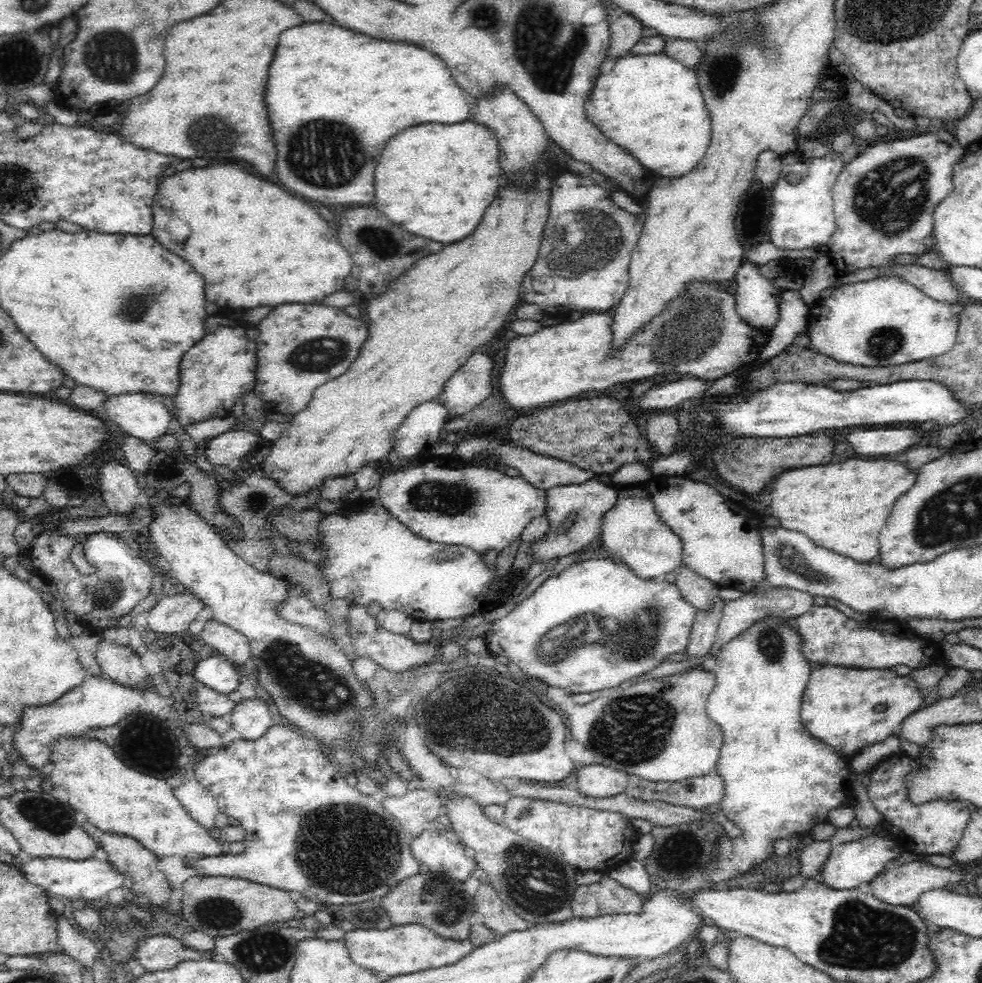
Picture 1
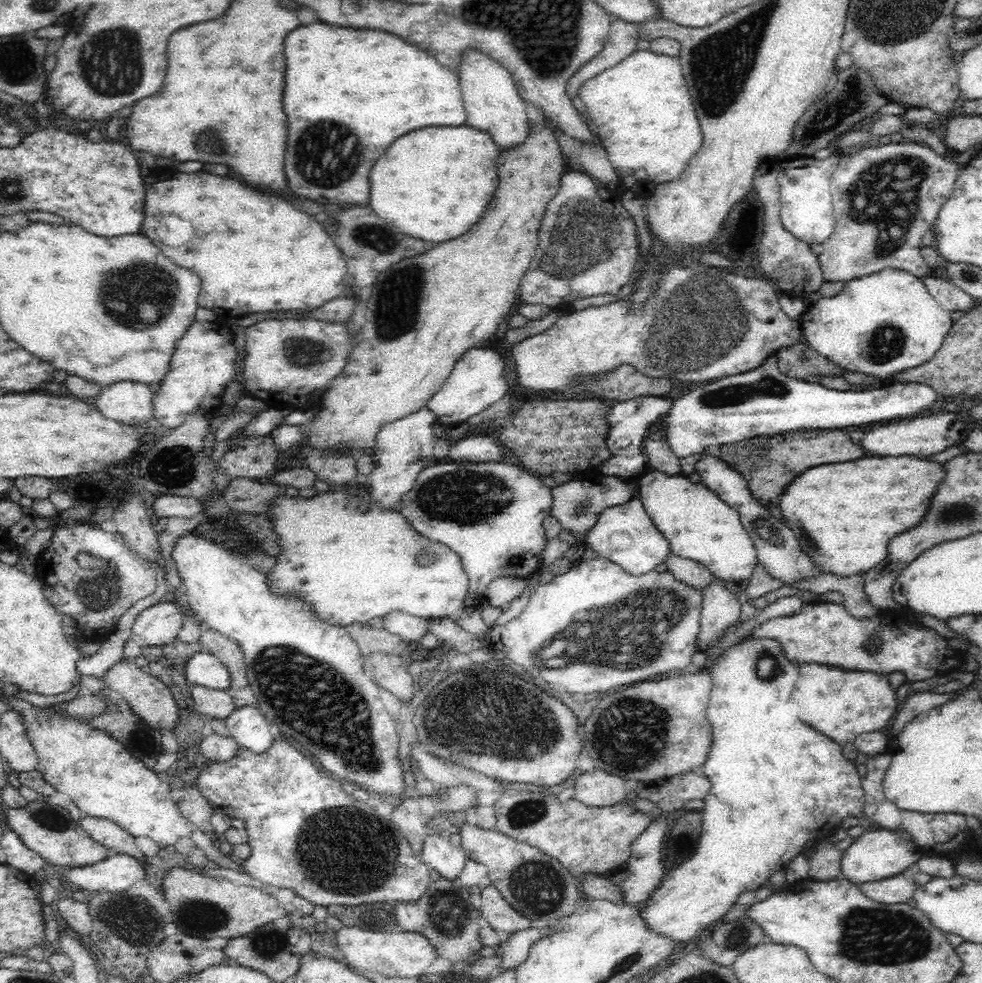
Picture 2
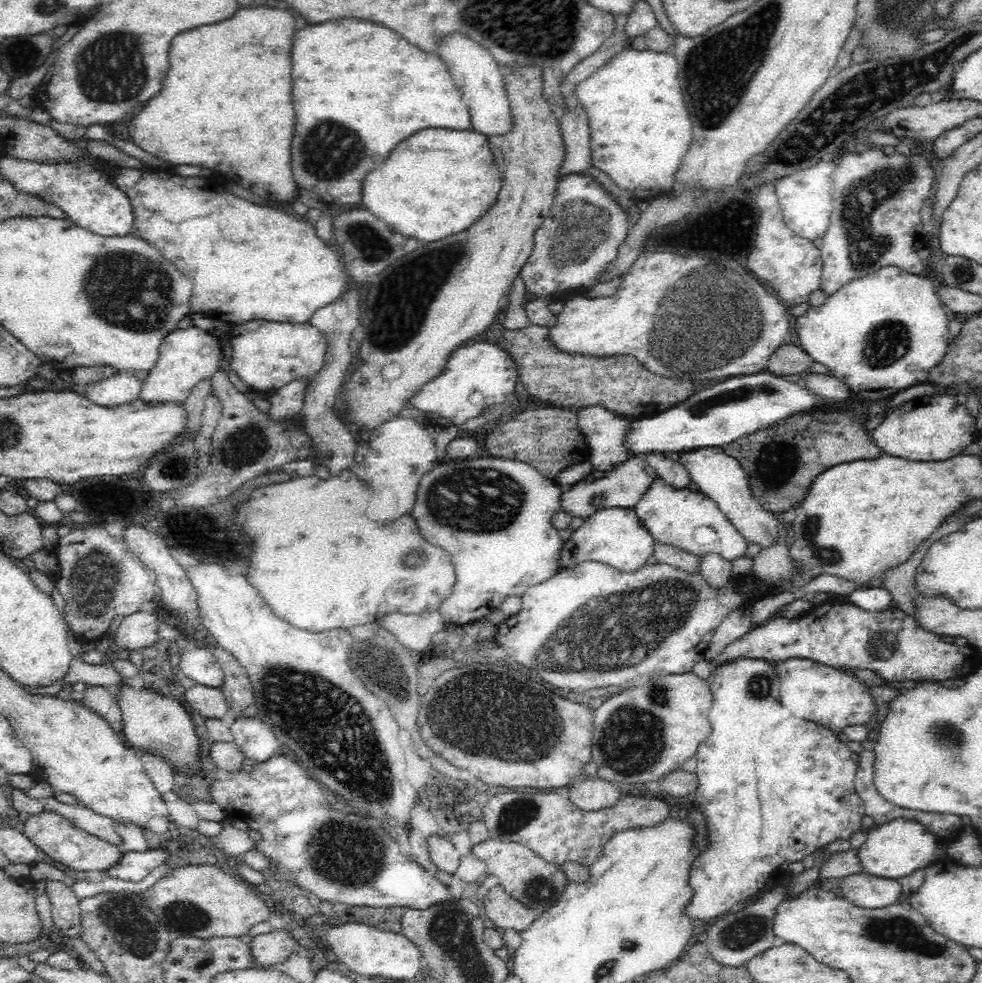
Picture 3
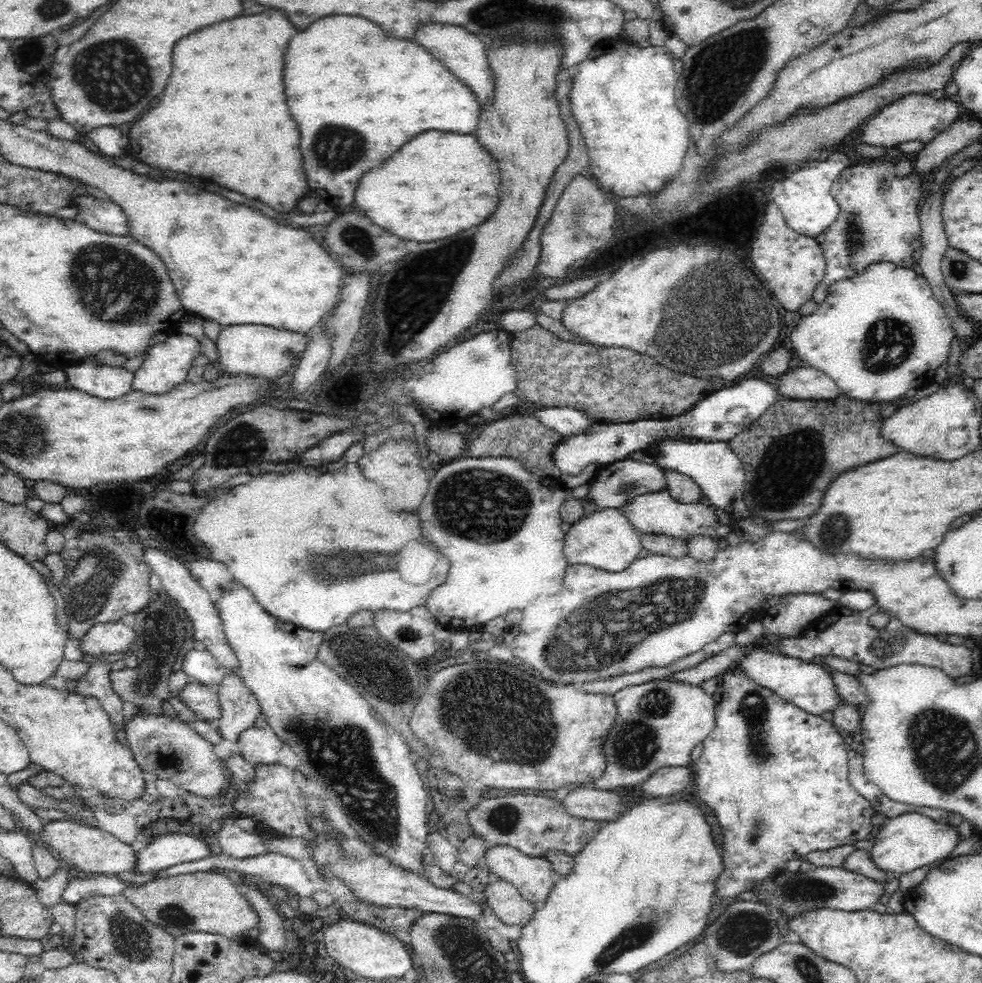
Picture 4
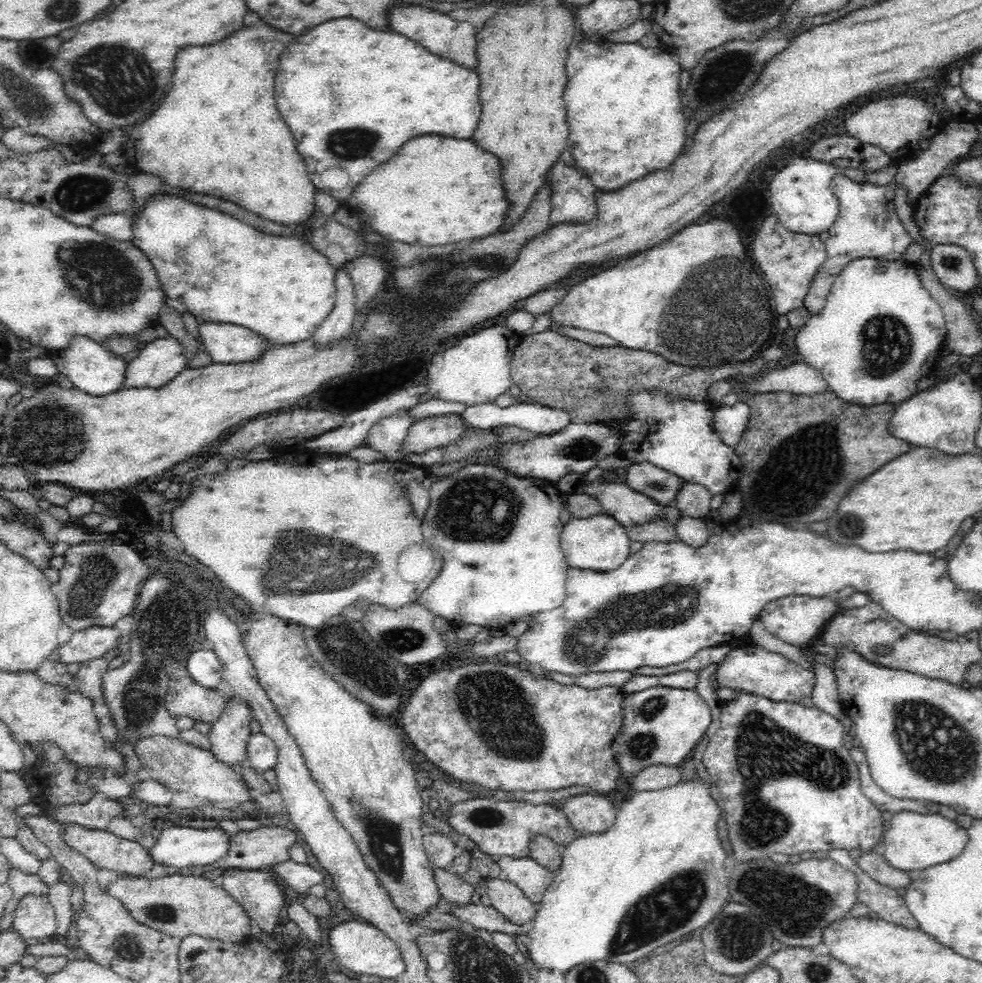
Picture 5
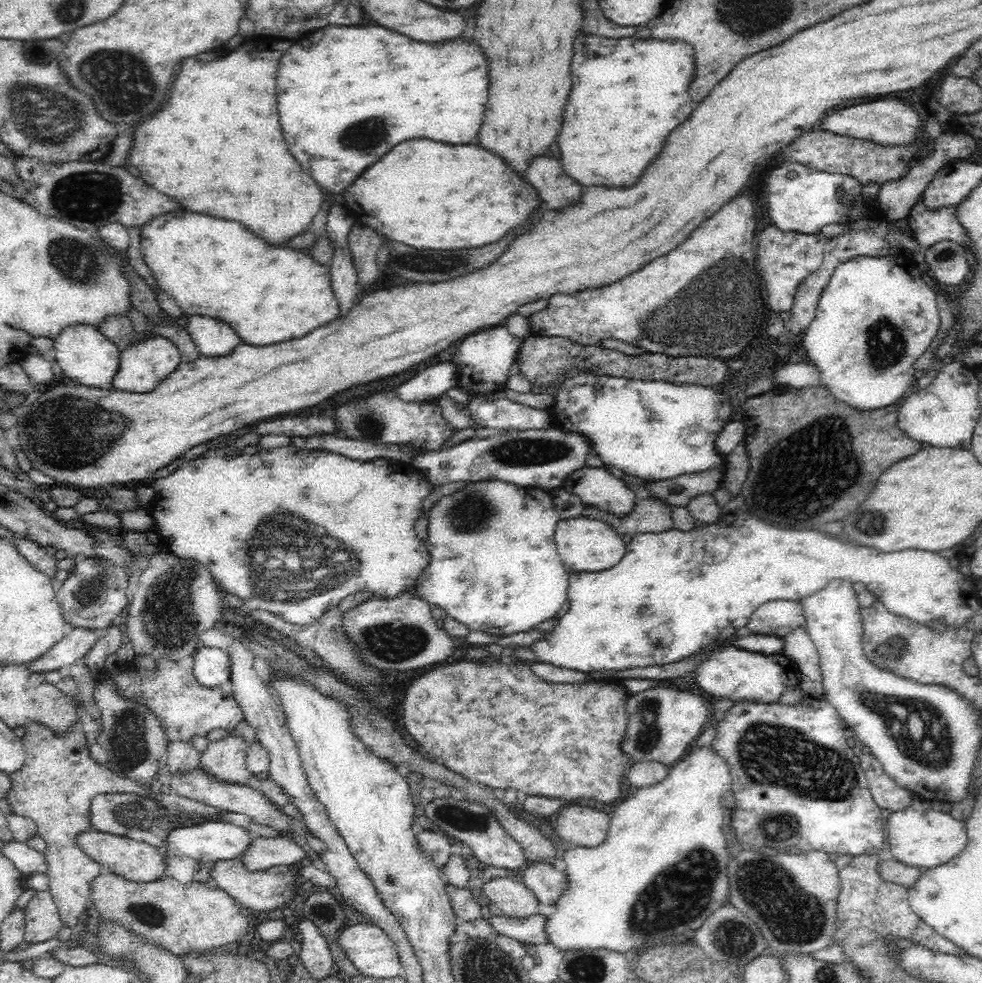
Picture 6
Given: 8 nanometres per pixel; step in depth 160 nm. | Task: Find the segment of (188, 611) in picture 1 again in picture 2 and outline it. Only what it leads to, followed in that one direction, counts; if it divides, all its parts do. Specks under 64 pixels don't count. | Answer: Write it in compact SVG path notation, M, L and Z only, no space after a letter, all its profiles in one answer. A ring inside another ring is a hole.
M160 602L146 608L132 626L134 637L143 645L162 646L173 642L187 617L181 607L172 602Z

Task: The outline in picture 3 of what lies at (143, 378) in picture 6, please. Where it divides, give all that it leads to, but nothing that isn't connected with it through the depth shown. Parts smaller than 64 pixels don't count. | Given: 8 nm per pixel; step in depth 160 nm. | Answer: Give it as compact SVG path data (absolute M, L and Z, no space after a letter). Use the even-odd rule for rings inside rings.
M192 325L168 333L159 346L159 357L154 370L142 385L140 398L147 403L175 402L184 406L185 400L200 381L211 380L212 376L222 370L222 355L219 341L212 331Z

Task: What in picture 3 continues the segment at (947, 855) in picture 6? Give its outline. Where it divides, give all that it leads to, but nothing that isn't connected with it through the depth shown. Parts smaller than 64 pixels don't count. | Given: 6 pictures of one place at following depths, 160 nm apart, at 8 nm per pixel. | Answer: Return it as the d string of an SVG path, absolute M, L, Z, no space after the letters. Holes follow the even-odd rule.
M897 818L877 829L866 831L865 842L857 849L857 858L862 866L862 872L873 877L899 879L912 874L918 868L929 867L932 862L945 856L945 851L935 835L913 819Z

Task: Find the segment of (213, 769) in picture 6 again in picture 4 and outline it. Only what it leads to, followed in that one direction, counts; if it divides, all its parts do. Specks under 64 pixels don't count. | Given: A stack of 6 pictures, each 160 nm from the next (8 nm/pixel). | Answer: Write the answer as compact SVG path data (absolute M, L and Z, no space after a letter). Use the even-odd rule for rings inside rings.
M227 670L216 693L222 708L218 732L224 739L237 742L244 730L254 727L257 716L261 714L260 705L236 670Z

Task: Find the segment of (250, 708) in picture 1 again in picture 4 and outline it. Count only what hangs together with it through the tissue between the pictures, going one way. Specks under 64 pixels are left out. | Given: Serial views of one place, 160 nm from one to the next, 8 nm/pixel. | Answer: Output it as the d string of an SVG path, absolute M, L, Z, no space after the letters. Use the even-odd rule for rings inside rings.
M251 727L238 736L237 752L251 765L269 765L278 761L282 745L282 741L269 728Z

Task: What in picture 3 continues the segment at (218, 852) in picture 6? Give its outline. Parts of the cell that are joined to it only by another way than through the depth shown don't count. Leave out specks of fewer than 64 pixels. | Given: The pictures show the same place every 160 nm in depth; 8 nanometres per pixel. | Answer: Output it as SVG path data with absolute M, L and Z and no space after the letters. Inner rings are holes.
M167 848L149 849L142 852L121 853L121 860L113 869L99 872L101 879L112 877L126 882L140 882L146 875L161 866L168 858Z

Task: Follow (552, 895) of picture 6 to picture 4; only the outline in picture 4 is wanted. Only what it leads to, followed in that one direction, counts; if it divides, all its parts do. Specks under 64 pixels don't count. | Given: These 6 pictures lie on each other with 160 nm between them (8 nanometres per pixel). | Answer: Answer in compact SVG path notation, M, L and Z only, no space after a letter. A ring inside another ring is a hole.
M489 845L483 860L489 872L494 872L498 878L512 883L528 902L538 907L541 907L547 901L551 887L559 878L559 874L547 859L530 857L508 845Z

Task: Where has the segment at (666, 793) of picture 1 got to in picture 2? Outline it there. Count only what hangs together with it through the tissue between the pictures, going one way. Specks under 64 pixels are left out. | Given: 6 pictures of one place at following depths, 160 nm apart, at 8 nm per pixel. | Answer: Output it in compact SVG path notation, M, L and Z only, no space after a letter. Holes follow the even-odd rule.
M695 771L653 781L636 781L631 784L629 794L648 799L657 804L661 812L674 814L690 800L704 800L712 787L706 775Z

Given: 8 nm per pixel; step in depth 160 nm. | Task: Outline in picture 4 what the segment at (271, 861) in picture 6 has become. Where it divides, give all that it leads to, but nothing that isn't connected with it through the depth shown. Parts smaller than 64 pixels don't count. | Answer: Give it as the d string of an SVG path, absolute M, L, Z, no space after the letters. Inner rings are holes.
M222 816L221 828L217 832L223 853L232 859L251 858L258 854L266 854L266 845L260 839L260 833L266 837L275 837L262 831L250 833L240 829L236 817Z

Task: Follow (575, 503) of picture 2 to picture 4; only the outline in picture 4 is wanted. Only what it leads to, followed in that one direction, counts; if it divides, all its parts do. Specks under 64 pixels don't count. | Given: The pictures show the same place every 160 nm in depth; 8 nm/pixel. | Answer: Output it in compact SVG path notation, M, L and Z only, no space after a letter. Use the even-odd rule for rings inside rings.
M632 458L620 459L604 465L588 482L589 491L584 499L600 508L622 508L631 499L646 493L657 493L665 488L665 474L655 464L647 464Z

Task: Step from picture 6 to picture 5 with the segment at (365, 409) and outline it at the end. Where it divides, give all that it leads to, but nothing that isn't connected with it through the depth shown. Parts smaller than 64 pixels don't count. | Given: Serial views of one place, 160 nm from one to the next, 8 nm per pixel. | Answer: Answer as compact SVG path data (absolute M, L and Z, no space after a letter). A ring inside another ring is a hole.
M406 409L395 411L388 418L375 422L368 433L366 444L377 450L386 461L404 461L402 447L410 425L416 420L408 415Z

